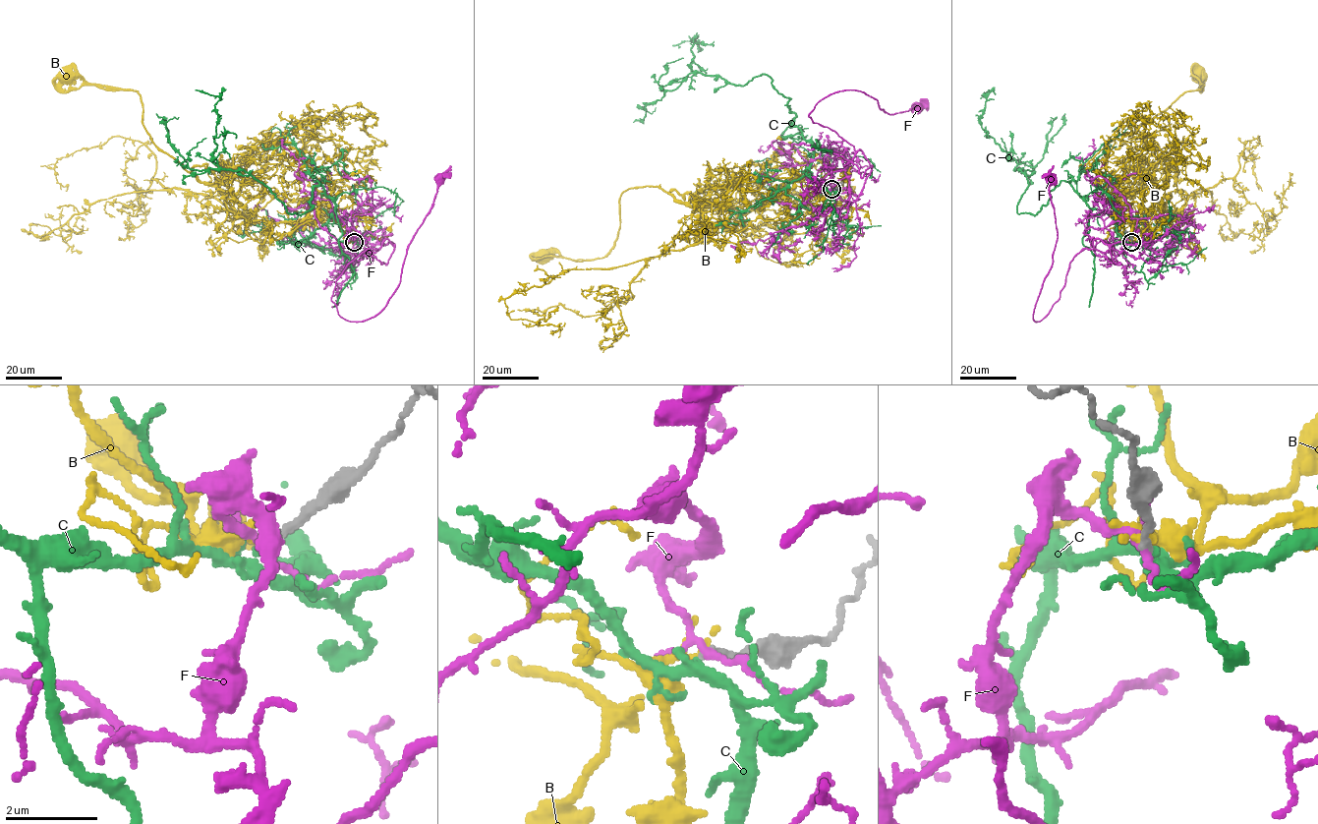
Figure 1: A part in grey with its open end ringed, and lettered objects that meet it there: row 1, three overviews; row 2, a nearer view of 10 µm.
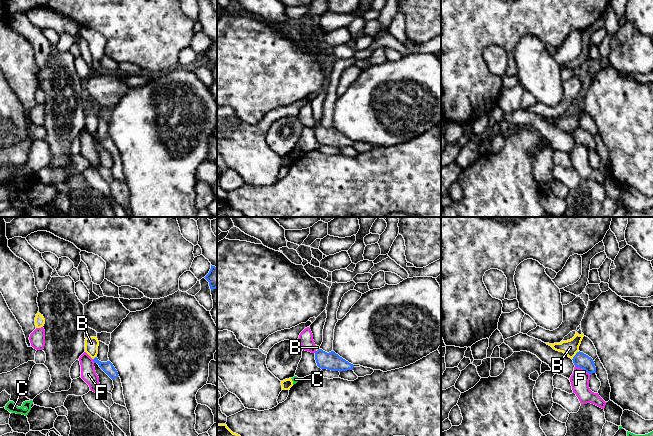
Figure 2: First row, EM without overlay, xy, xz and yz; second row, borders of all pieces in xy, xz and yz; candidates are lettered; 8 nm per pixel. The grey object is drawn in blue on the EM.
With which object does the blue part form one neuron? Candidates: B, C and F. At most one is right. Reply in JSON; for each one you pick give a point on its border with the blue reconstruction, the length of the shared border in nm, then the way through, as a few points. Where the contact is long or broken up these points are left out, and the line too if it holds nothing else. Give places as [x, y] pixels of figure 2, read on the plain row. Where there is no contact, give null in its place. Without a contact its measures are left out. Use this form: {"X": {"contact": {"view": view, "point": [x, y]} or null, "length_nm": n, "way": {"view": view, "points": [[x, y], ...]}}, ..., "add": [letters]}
{"add": []}

